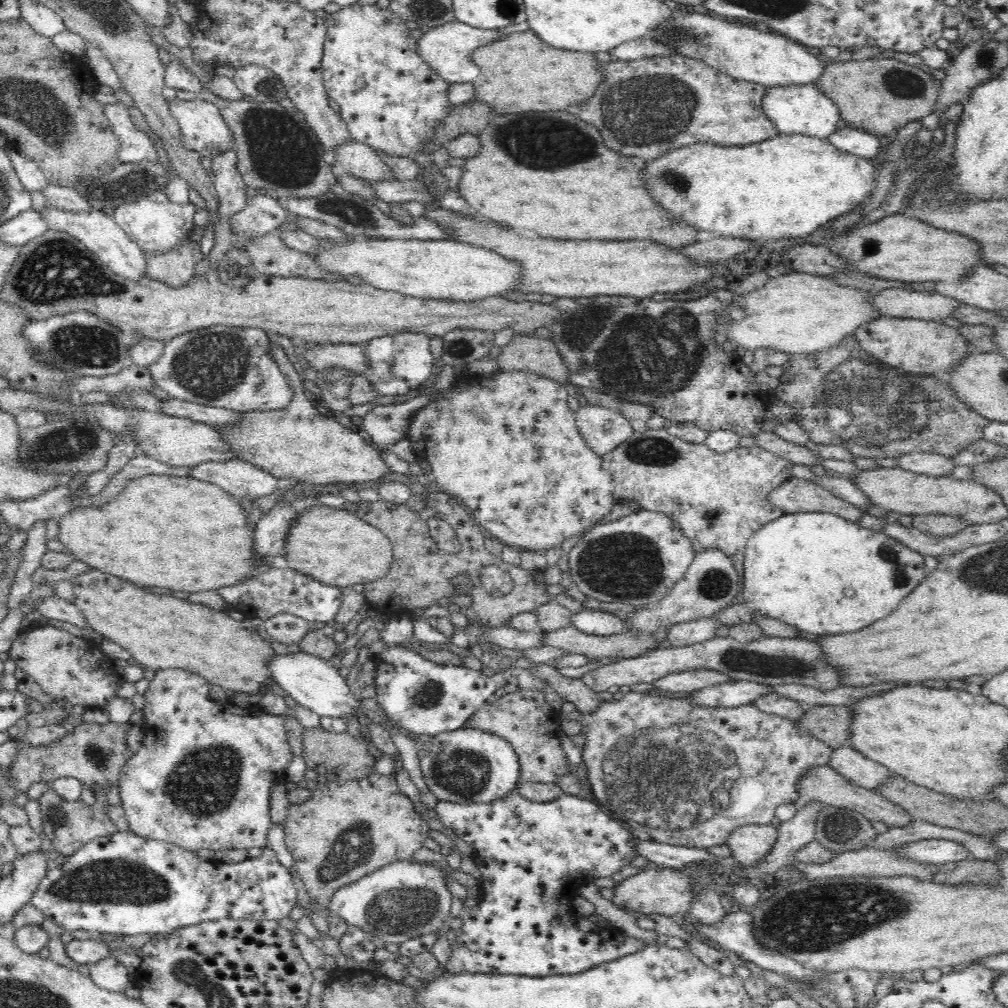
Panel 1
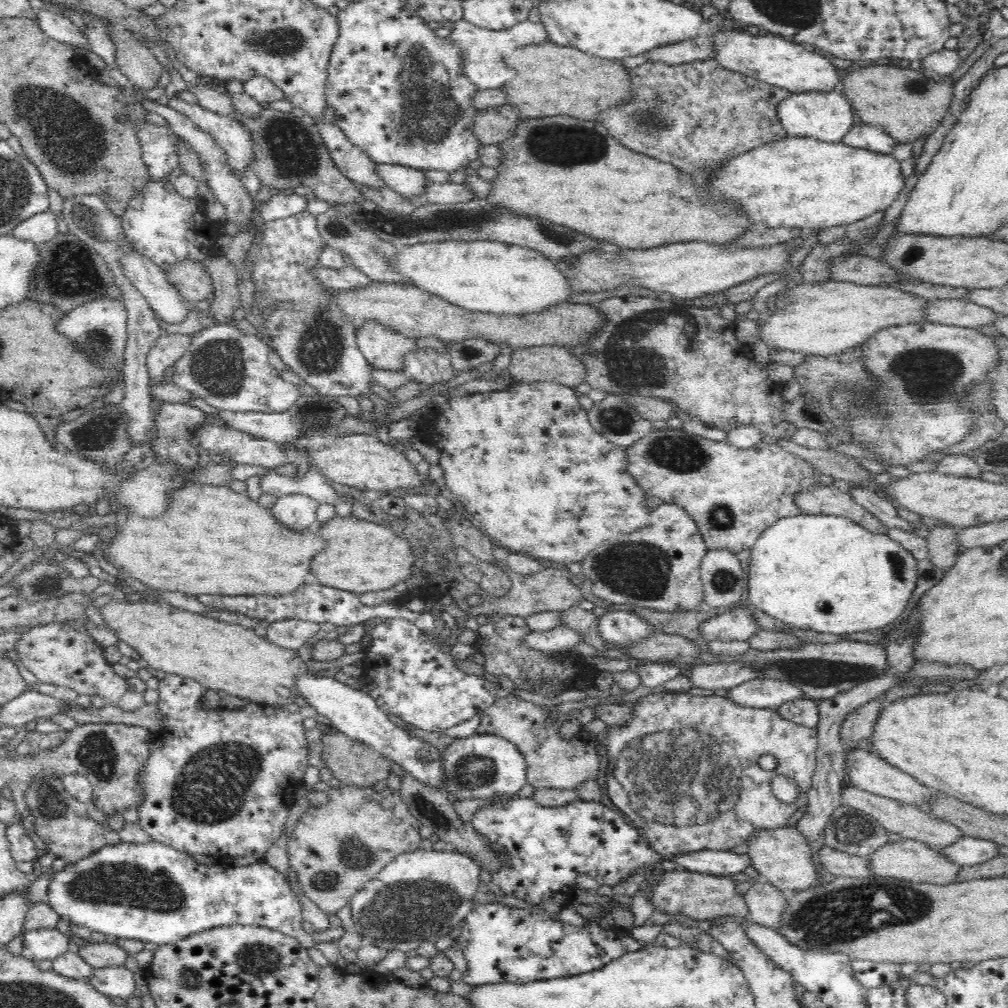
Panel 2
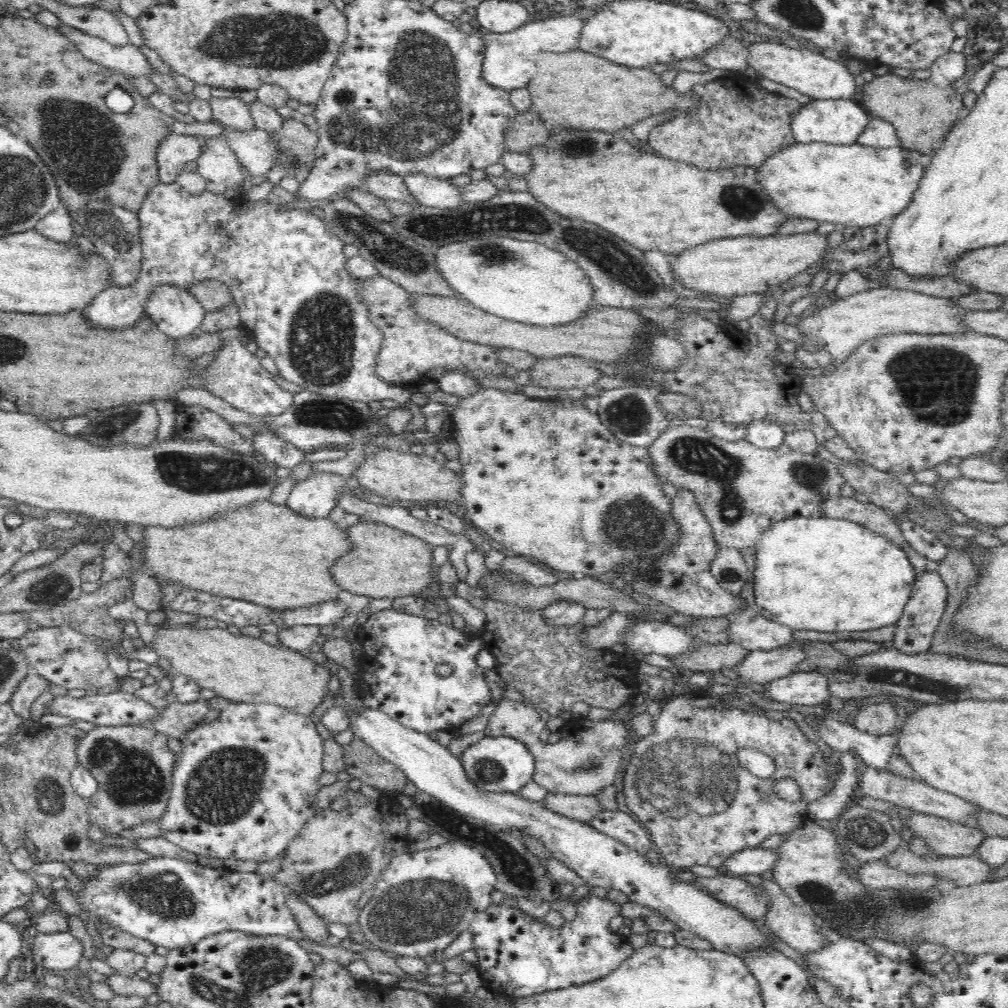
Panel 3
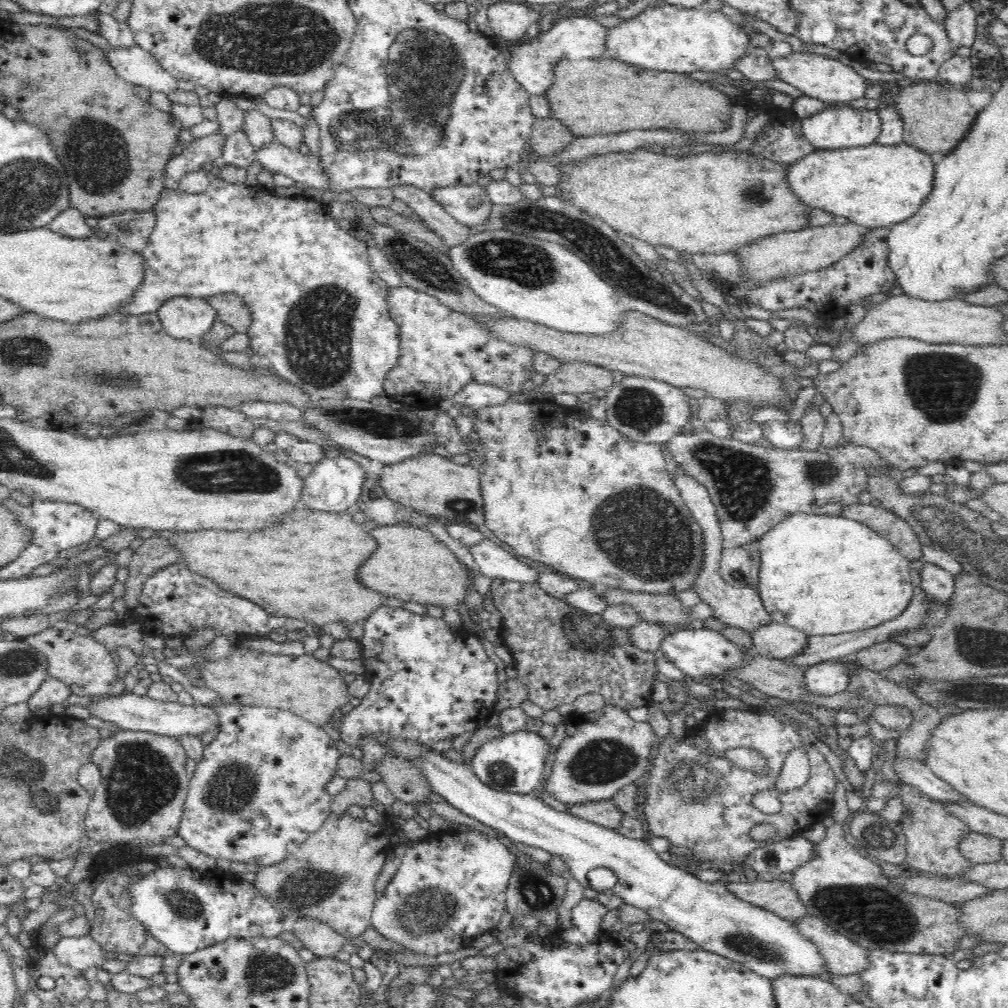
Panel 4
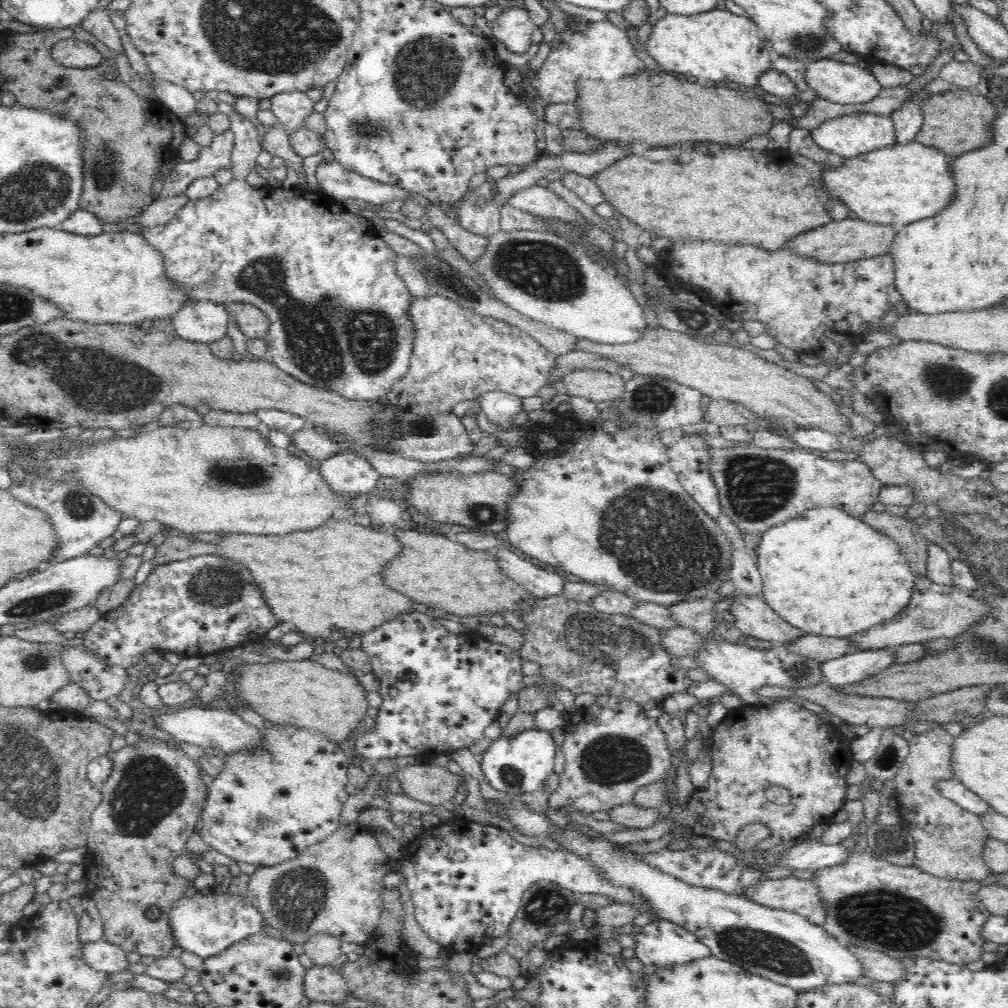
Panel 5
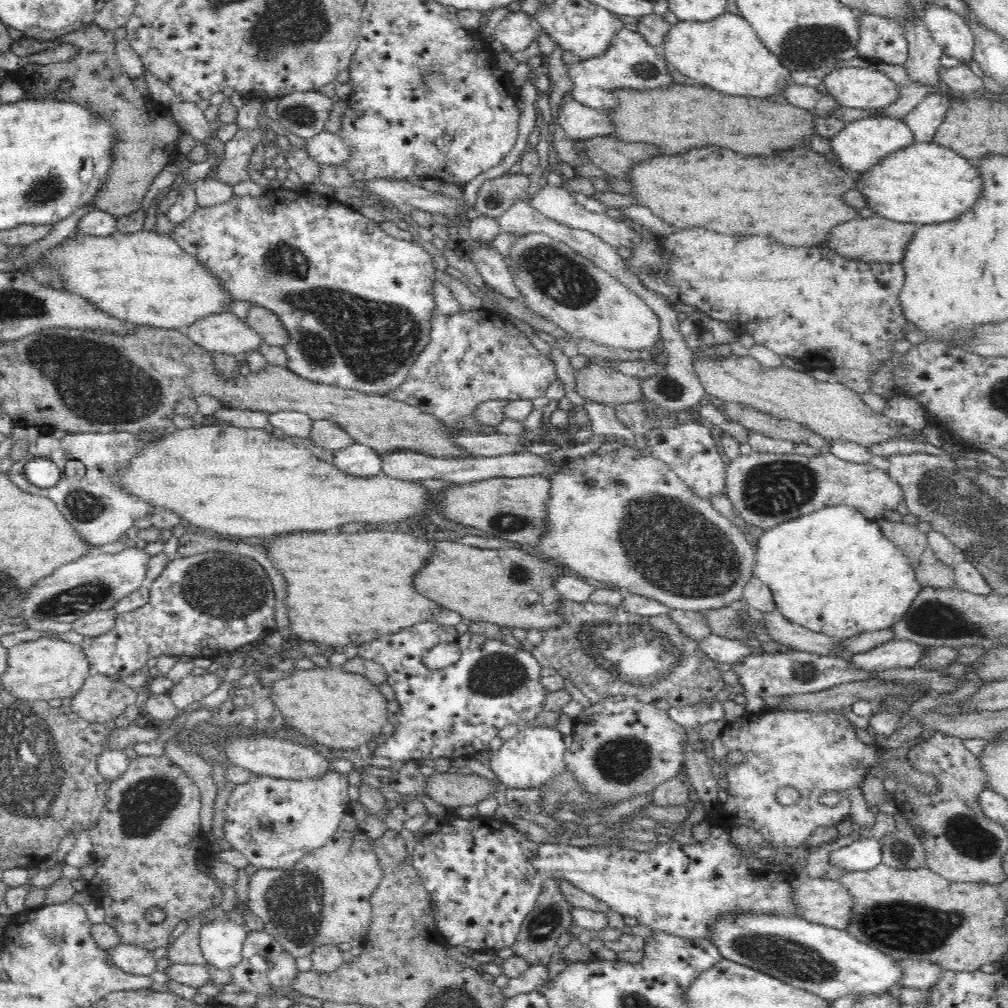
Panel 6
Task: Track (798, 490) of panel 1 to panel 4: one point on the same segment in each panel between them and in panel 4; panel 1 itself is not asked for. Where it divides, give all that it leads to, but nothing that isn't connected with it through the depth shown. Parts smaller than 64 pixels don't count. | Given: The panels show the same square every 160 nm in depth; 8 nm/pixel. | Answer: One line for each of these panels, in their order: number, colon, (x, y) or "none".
2: (823, 500)
3: (872, 517)
4: (898, 532)

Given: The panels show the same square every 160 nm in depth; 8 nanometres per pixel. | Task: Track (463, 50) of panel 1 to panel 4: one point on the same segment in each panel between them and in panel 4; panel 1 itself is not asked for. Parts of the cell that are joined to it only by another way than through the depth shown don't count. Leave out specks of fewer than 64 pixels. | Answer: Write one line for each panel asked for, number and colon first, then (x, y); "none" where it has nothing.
2: (488, 50)
3: (510, 63)
4: (574, 37)

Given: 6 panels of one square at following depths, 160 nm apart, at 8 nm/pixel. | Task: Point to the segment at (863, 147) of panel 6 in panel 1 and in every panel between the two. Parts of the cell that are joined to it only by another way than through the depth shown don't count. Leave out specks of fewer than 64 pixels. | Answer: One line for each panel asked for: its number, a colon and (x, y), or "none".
1: (805, 109)
2: (828, 117)
3: (831, 122)
4: (836, 127)
5: (850, 135)

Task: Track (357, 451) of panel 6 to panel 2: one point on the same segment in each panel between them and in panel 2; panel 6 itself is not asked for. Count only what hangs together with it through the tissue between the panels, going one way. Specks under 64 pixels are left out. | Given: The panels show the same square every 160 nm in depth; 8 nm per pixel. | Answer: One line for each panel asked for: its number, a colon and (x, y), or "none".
2: (298, 511)
3: (320, 493)
4: (335, 484)
5: (348, 472)

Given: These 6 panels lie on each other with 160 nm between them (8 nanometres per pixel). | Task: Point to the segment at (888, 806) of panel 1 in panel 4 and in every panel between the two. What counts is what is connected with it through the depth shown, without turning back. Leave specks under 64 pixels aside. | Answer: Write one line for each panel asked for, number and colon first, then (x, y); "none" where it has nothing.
2: (910, 822)
3: (952, 839)
4: (979, 848)

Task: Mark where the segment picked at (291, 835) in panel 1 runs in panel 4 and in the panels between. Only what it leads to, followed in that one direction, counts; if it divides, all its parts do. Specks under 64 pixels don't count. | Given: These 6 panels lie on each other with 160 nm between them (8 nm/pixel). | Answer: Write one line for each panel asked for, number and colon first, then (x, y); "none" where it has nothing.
2: (336, 849)
3: (338, 855)
4: (331, 877)

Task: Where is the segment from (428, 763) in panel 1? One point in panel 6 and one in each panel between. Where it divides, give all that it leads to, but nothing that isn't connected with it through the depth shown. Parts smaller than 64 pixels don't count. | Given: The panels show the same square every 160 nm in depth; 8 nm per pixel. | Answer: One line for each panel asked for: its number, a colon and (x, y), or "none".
2: (484, 766)
3: (503, 764)
4: (514, 763)
5: (521, 763)
6: (528, 759)

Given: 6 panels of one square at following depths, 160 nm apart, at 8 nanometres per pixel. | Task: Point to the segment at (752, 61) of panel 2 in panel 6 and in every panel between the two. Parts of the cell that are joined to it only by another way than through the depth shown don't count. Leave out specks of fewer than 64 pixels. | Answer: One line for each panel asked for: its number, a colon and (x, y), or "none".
3: (810, 71)
4: (828, 80)
5: (843, 83)
6: (856, 88)

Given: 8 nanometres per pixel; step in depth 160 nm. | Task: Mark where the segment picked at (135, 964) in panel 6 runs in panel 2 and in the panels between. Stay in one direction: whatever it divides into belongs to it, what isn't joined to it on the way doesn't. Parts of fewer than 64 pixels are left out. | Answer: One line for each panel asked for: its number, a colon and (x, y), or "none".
2: (43, 944)
3: (62, 951)
4: (85, 952)
5: (104, 956)

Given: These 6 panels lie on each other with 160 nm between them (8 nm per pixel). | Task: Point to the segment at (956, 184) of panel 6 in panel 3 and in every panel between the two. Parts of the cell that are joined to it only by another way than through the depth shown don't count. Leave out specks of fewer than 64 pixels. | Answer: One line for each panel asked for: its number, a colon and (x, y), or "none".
3: (854, 185)
4: (878, 186)
5: (903, 183)

